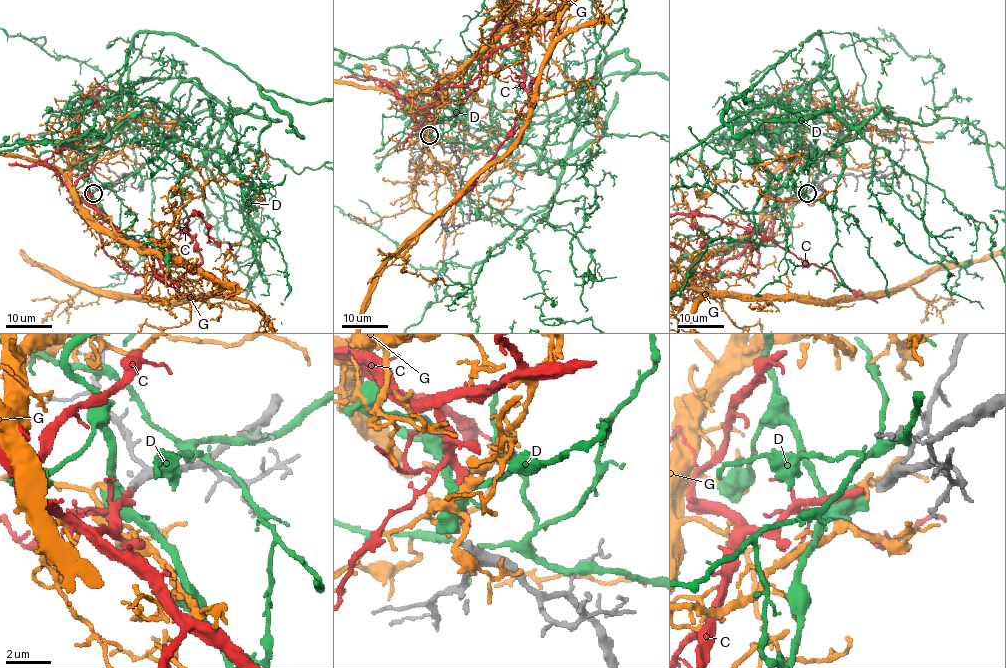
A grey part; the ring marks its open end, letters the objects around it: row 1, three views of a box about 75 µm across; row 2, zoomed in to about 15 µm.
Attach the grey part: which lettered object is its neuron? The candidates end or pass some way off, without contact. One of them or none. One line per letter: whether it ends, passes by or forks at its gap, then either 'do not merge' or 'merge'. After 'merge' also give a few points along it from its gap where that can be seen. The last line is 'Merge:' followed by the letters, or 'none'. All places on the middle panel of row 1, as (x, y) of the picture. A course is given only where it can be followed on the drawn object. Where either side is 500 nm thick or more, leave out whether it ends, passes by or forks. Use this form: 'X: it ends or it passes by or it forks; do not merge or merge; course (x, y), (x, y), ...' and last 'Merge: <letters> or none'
C: it ends; merge
D: do not merge
G: it ends; do not merge
Merge: C

